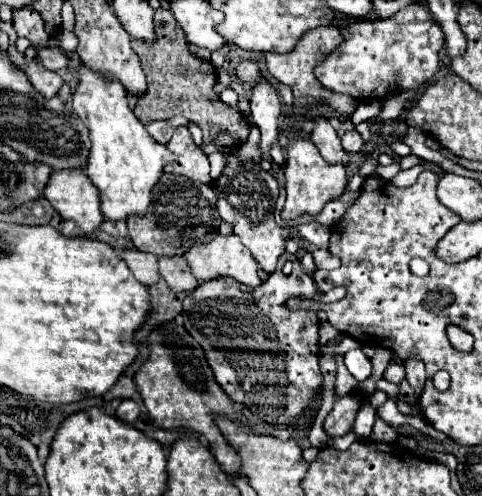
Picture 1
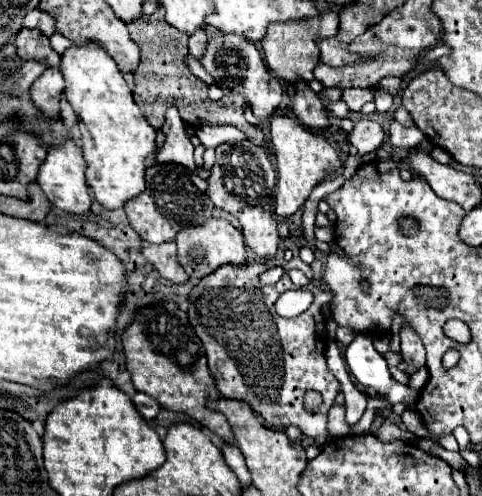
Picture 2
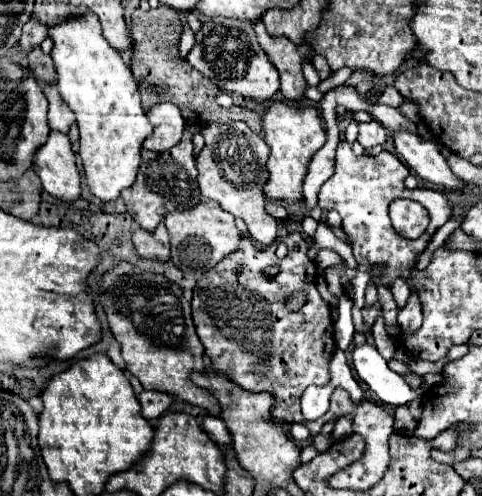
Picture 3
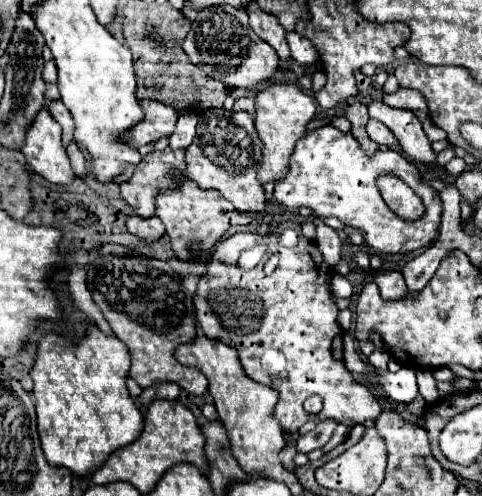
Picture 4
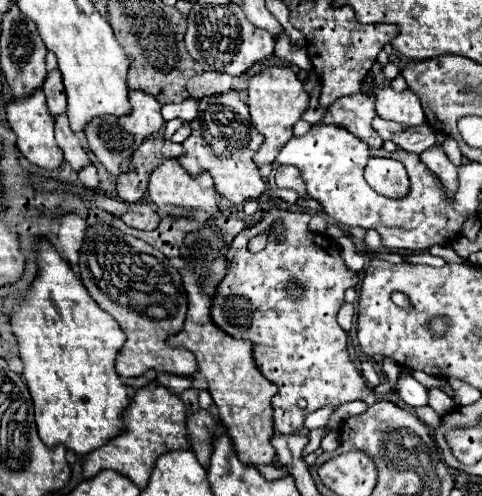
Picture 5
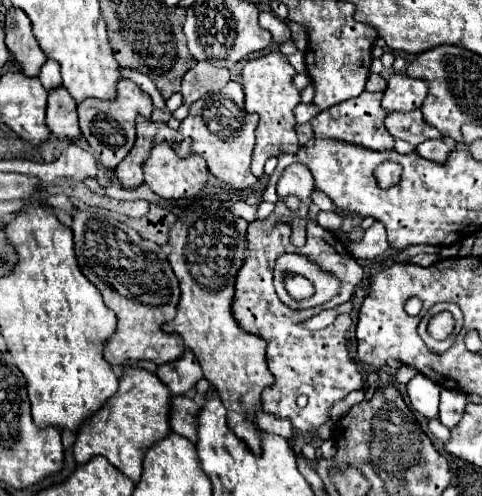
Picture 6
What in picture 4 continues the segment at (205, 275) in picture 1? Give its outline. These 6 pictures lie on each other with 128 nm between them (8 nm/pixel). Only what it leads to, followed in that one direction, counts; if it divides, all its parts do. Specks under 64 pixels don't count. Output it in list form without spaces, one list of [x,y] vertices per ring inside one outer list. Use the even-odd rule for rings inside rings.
[[[186,180],[180,188],[172,192],[164,192],[164,196],[156,196],[156,216],[164,222],[166,234],[170,238],[170,246],[174,256],[184,262],[208,262],[214,244],[226,234],[230,228],[230,212],[232,204],[220,196],[216,190],[202,190],[192,180]]]

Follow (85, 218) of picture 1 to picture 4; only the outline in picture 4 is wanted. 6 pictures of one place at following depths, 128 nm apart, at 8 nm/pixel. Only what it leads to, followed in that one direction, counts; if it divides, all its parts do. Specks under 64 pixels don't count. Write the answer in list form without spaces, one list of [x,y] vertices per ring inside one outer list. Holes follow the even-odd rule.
[[[46,108],[38,112],[34,124],[28,128],[22,154],[26,156],[26,162],[32,166],[32,170],[50,184],[68,186],[76,178],[62,146],[62,128],[56,124],[56,120],[52,120]]]

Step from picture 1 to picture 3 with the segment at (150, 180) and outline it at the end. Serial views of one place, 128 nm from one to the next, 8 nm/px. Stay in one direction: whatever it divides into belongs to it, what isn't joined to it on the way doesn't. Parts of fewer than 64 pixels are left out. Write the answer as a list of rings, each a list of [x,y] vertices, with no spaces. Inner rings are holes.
[[[94,16],[58,24],[50,28],[54,40],[52,60],[58,70],[58,90],[70,110],[76,114],[80,128],[80,158],[90,192],[102,202],[116,200],[122,190],[130,188],[140,168],[140,150],[152,134],[152,124],[140,106],[138,86],[122,56],[104,40],[100,22]]]

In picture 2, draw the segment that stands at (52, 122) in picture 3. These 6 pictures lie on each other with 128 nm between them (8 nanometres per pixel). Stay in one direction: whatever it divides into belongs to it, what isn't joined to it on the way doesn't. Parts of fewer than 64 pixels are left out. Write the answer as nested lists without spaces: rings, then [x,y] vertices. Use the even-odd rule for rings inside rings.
[[[48,68],[30,88],[30,96],[34,104],[40,104],[44,112],[58,112],[60,96],[64,92],[64,78],[58,68]]]

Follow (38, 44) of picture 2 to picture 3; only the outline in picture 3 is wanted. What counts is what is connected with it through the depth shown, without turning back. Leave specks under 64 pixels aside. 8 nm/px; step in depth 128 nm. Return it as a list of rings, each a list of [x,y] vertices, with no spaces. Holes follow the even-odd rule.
[[[36,46],[34,50],[30,50],[30,54],[28,54],[28,66],[30,66],[30,70],[38,76],[36,80],[38,80],[38,84],[52,84],[52,82],[56,82],[56,68],[54,68],[54,62],[52,62],[52,58],[48,56],[48,54],[44,54],[42,50],[40,50],[40,46]]]

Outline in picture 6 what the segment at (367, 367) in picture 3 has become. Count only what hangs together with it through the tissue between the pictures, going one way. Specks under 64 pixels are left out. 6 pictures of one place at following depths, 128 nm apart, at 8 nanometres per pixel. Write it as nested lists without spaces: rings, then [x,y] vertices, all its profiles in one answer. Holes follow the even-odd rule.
[[[418,374],[408,384],[408,398],[416,412],[420,412],[426,418],[438,416],[438,404],[440,404],[440,384],[428,380],[426,376]]]

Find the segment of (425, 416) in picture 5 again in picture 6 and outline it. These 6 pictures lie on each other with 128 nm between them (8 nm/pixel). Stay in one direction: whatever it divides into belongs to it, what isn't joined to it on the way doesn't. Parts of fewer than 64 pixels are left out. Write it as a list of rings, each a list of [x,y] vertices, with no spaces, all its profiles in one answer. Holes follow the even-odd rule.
[[[430,418],[430,420],[428,420],[428,430],[430,430],[438,440],[442,440],[442,442],[446,442],[448,436],[450,436],[450,430],[448,430],[438,418]]]

